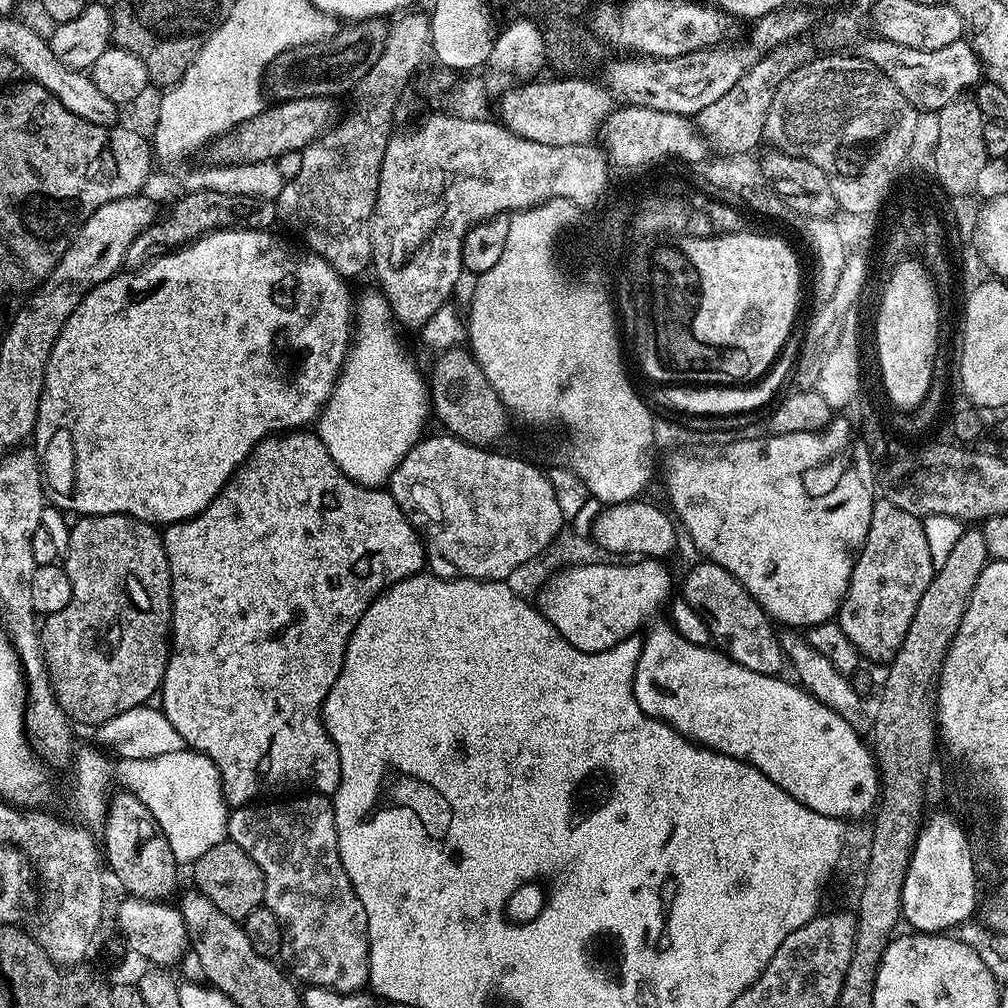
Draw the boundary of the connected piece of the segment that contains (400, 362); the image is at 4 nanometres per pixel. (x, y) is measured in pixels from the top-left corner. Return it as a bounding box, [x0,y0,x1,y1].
[318,295,426,488]

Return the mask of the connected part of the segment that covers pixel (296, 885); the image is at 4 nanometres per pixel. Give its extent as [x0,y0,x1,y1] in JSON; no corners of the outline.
[227,800,368,994]

